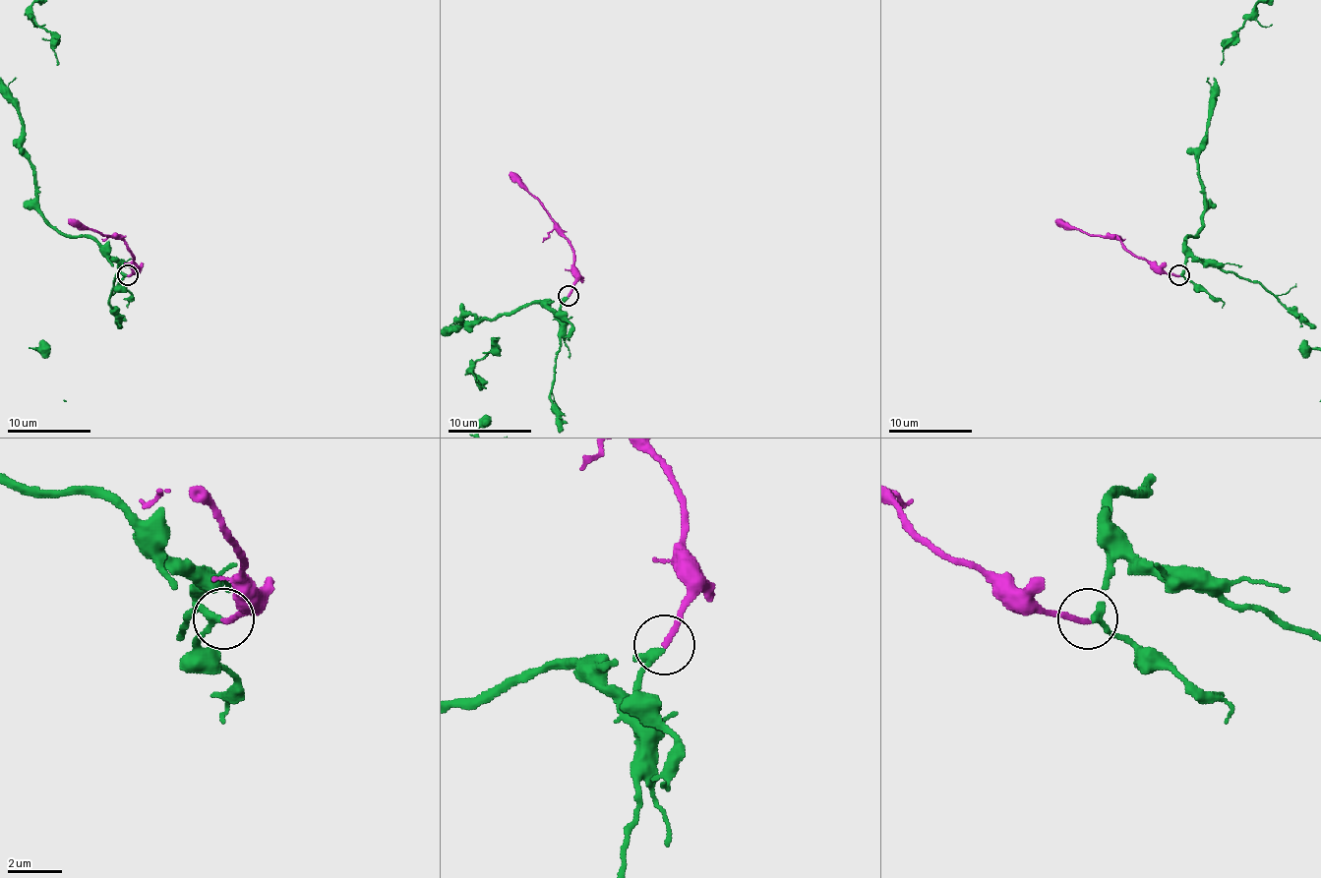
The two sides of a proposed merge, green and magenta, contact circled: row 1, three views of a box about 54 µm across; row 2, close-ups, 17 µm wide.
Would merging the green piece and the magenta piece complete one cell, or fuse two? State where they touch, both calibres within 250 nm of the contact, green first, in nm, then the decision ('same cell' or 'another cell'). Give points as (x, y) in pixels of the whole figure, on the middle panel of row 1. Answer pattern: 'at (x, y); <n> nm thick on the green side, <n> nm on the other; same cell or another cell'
at (568, 296); 240 nm thick on the green side, 200 nm on the other; same cell

